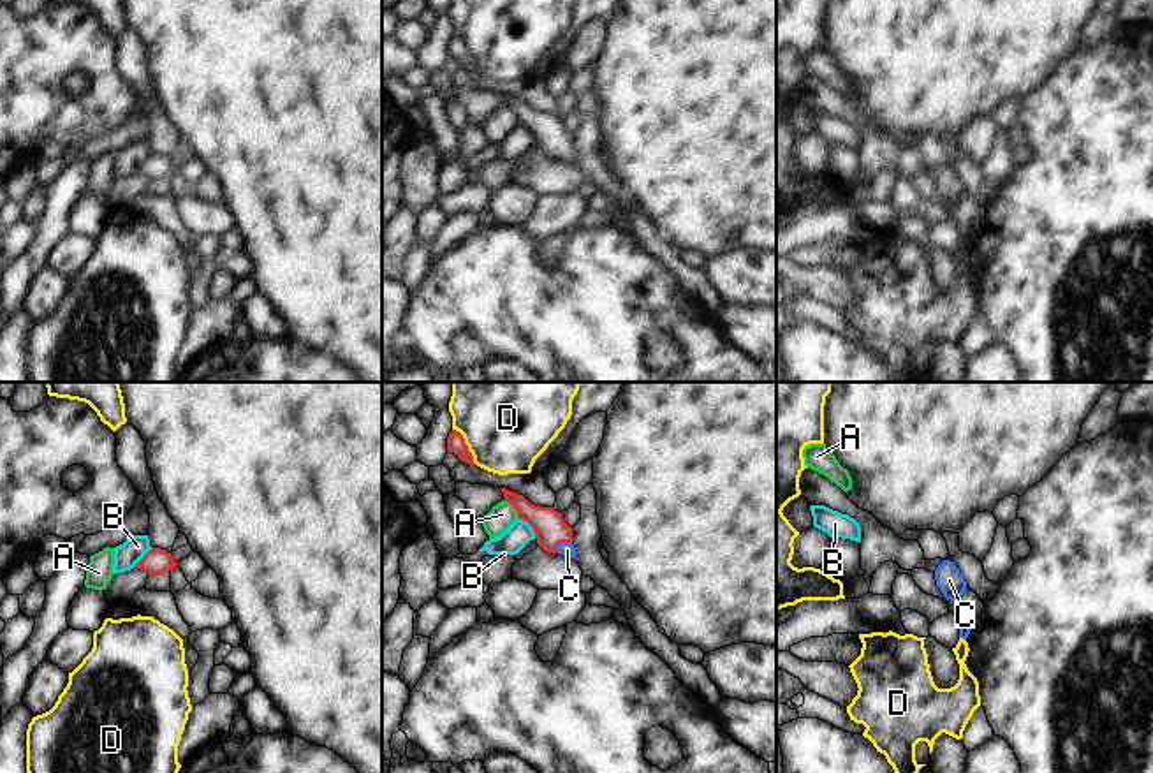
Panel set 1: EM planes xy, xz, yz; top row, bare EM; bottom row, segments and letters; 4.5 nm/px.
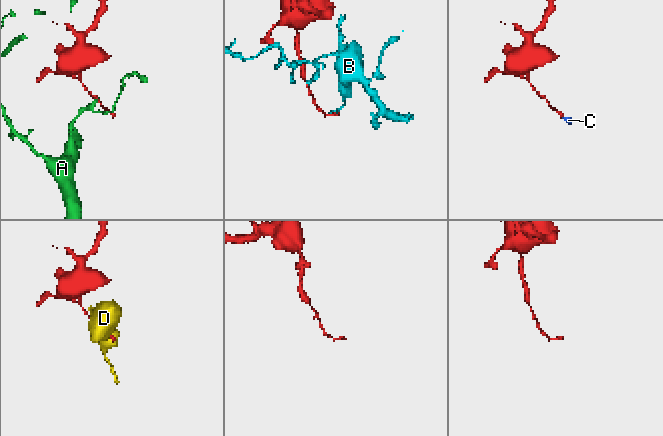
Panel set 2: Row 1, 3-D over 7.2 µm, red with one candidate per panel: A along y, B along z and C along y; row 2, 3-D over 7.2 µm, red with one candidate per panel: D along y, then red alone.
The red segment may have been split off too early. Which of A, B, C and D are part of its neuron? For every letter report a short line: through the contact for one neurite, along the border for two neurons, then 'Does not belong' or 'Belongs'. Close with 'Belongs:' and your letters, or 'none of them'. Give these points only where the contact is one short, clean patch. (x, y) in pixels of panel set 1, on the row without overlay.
A: Line: xz (504, 106), (520, 124). Does not belong
B: Line: xz (520, 124), (532, 134), (536, 143). Does not belong
C: Line: xz (550, 134), (560, 147), (567, 155). Belongs
D: Does not belong
Belongs: C

